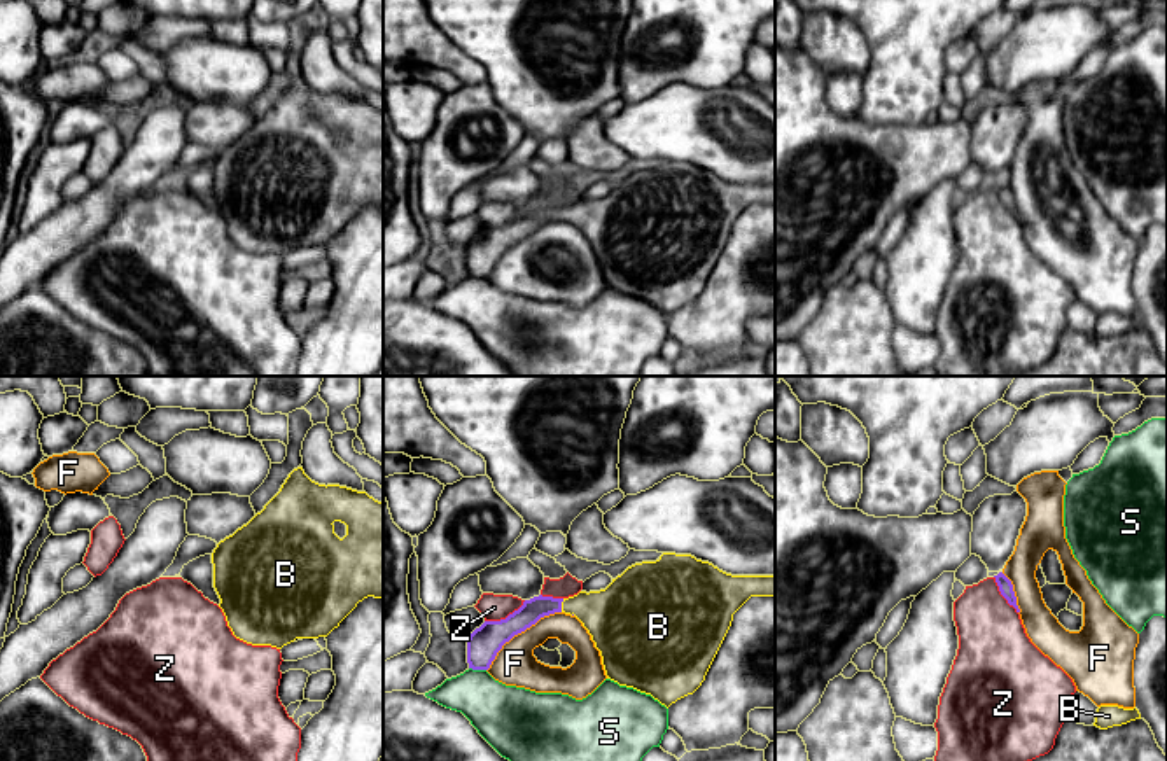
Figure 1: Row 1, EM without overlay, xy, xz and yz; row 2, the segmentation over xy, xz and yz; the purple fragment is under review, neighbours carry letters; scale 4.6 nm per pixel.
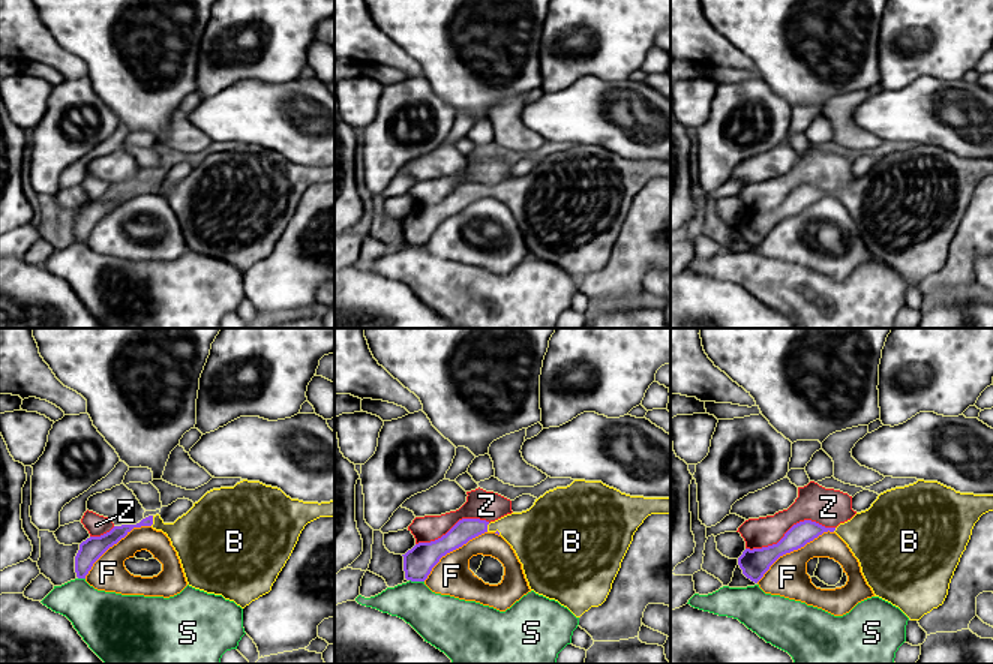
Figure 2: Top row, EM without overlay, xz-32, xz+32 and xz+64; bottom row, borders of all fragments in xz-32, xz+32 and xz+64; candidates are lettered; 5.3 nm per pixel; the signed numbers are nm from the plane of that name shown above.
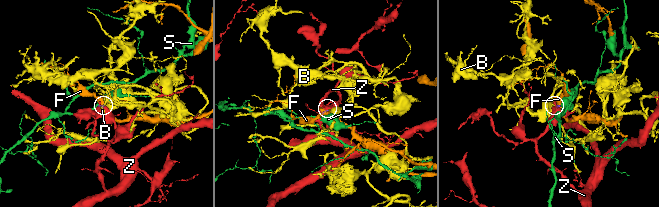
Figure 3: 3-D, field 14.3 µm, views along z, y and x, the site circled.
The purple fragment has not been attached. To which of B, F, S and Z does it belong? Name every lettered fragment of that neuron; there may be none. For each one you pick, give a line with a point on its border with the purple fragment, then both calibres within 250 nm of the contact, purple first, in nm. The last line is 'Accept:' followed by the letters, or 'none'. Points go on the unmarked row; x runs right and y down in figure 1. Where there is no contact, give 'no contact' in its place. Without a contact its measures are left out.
B: meets purple in xz at (560, 214); 100 nm thick on the purple side, 260 nm on the other
Accept: B

